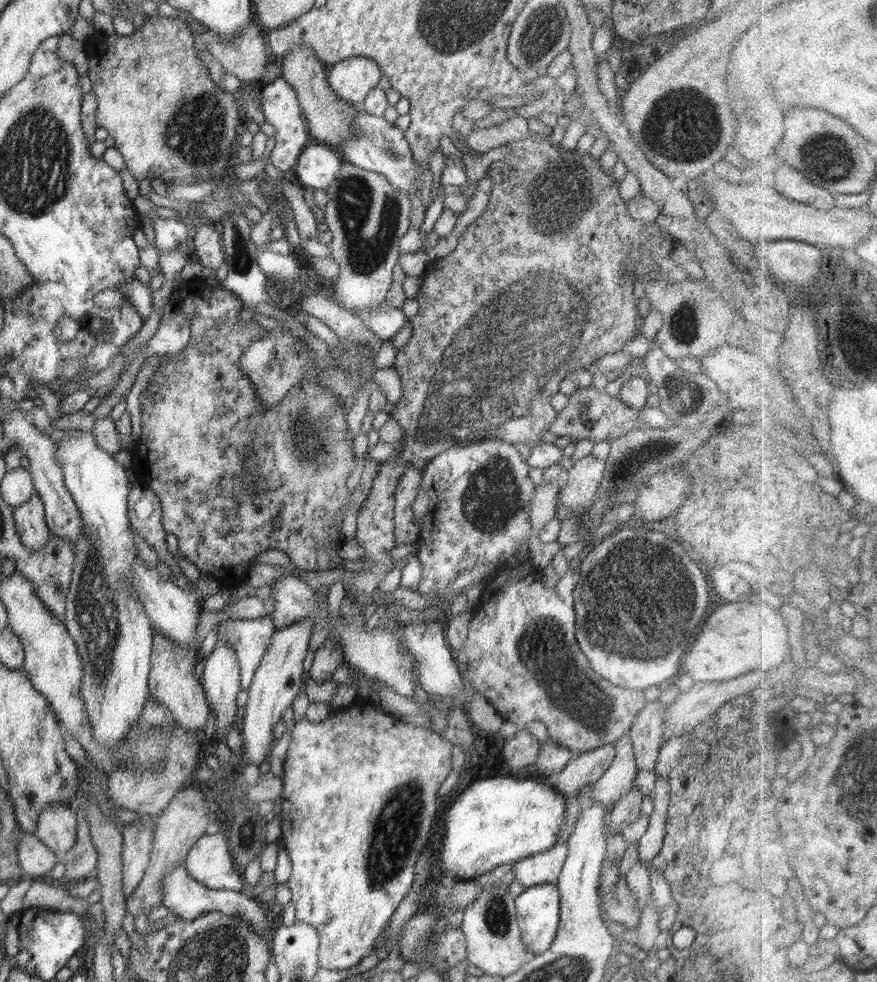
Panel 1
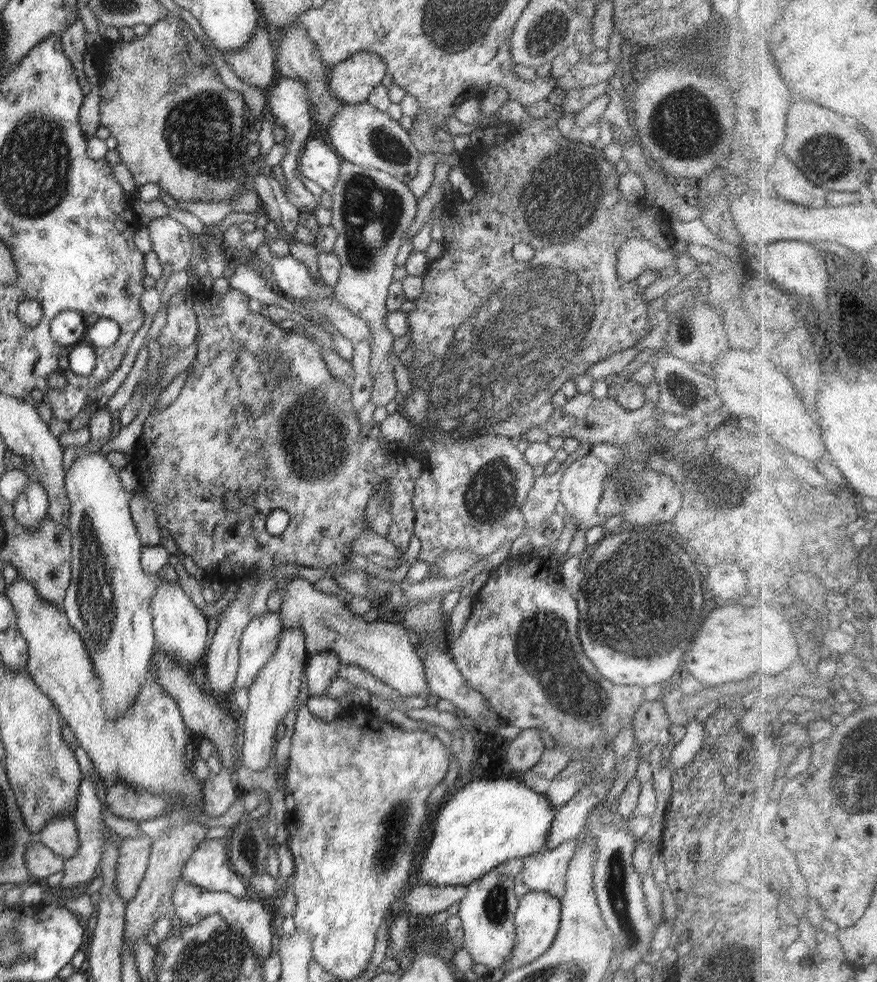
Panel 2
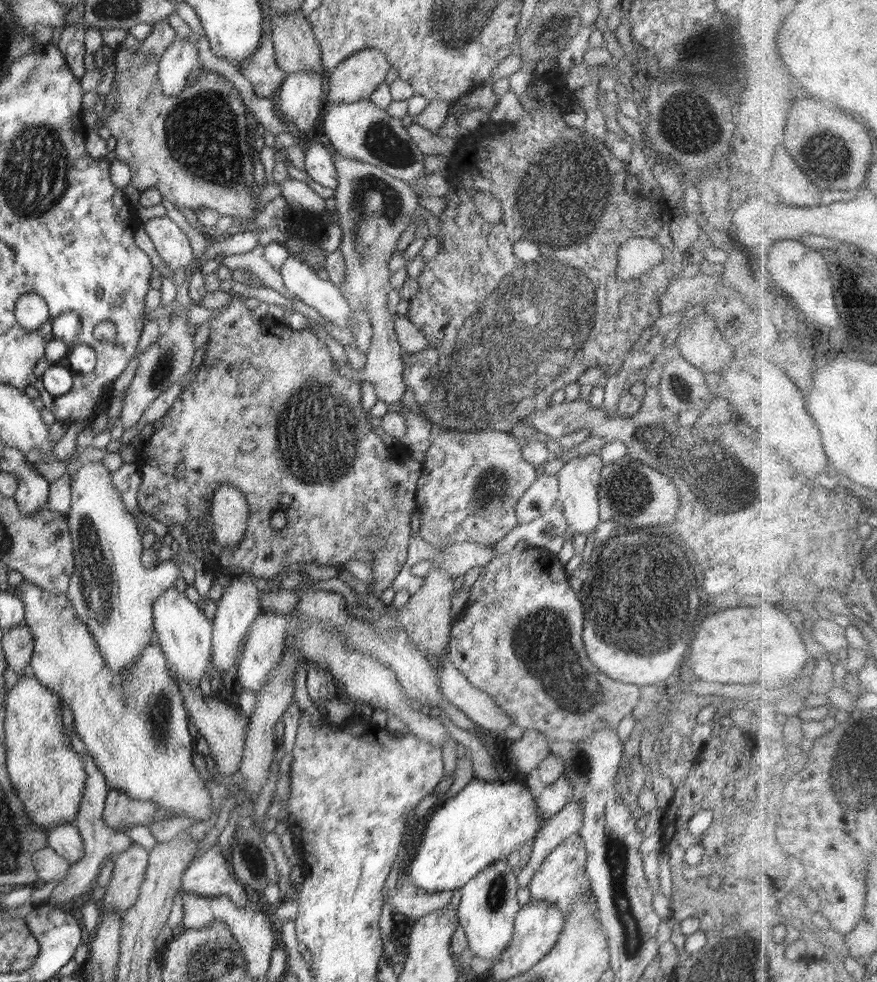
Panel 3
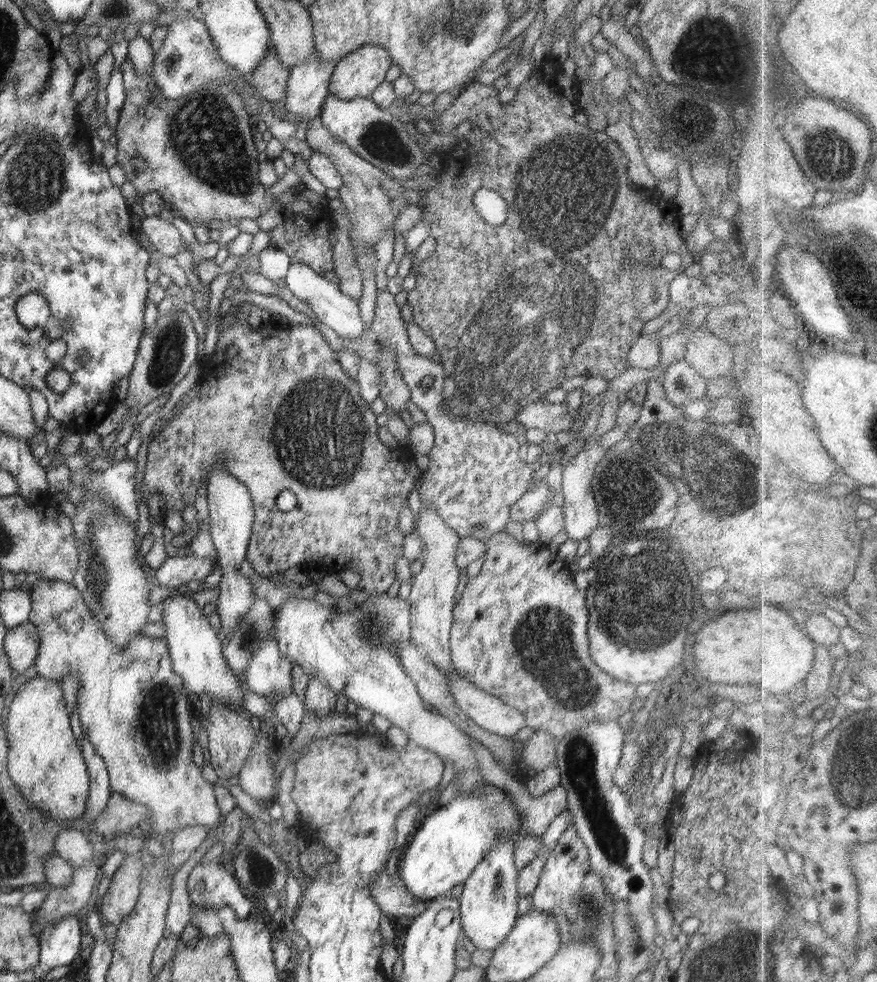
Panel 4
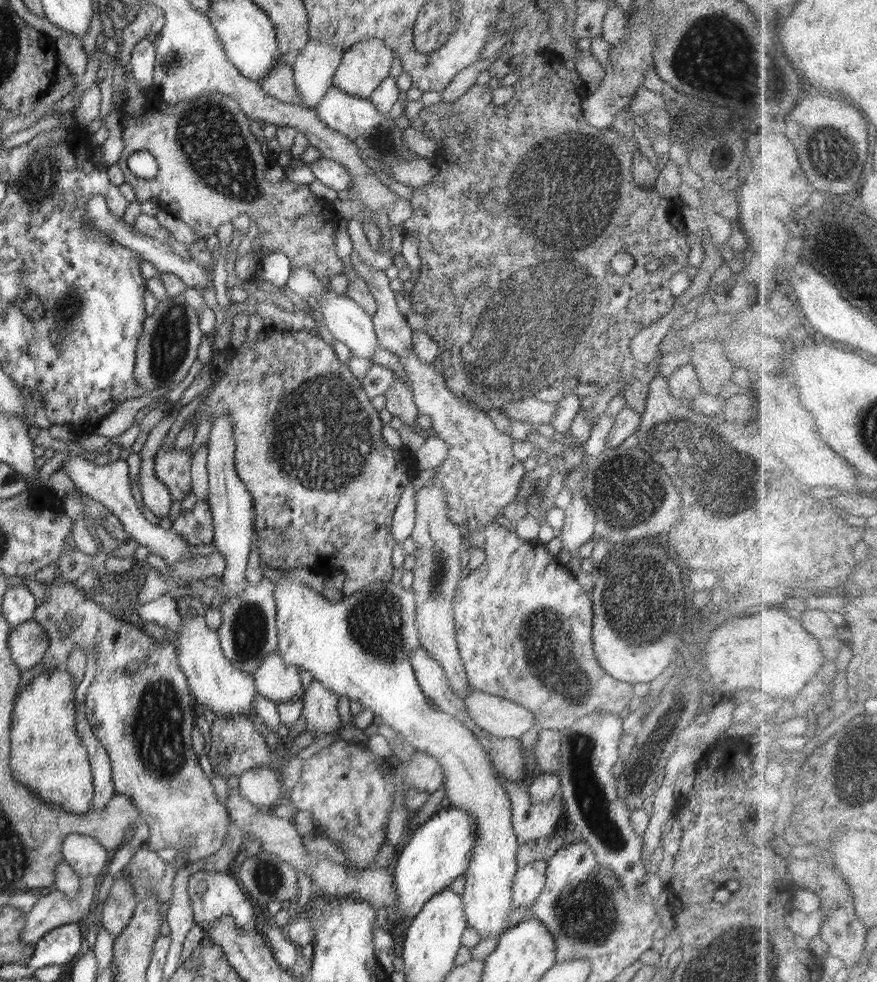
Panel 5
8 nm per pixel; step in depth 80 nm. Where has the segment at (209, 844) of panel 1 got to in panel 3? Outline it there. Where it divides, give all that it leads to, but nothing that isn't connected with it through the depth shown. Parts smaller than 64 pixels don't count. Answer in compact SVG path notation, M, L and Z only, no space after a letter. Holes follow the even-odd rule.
M217 846L204 850L204 854L192 860L181 876L181 888L200 896L226 895L239 907L245 907L251 903L246 897L244 885L228 868L226 853Z

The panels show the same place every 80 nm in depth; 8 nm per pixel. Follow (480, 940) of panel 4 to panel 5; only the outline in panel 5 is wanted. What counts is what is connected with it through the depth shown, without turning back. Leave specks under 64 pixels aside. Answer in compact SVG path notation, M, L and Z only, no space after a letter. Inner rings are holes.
M276 568L282 570L282 576L278 582L274 584L274 598L277 604L277 613L275 618L275 627L277 630L277 652L281 654L283 661L287 665L292 665L300 669L308 670L312 673L314 679L321 682L328 690L331 690L334 694L340 696L347 696L351 702L357 700L362 704L363 708L370 708L375 716L380 716L385 724L391 726L394 731L403 734L404 738L410 743L414 749L425 752L430 756L433 756L441 765L444 770L444 778L446 778L446 797L450 802L450 807L458 808L458 810L466 810L466 814L470 814L470 818L474 820L474 830L476 835L474 838L474 849L470 853L470 867L465 873L465 886L464 893L462 894L462 902L464 905L464 919L466 919L467 927L472 927L480 935L482 939L488 939L488 937L494 937L494 935L502 935L508 927L508 917L513 912L513 898L512 898L512 885L514 884L514 874L519 869L517 864L517 852L518 842L517 837L512 824L512 804L510 799L506 795L506 789L498 779L496 779L496 769L493 763L489 759L489 754L485 751L483 744L476 738L476 735L466 728L460 721L456 720L453 716L443 713L439 709L434 708L429 703L426 695L422 692L420 685L418 684L417 677L414 674L413 666L410 662L410 653L421 646L419 641L419 626L416 622L416 597L414 595L414 589L404 590L401 583L393 584L392 580L388 583L384 581L374 581L372 585L356 591L354 594L346 594L344 600L340 602L332 603L326 600L322 595L317 594L312 588L308 588L303 583L297 582L295 578L291 578L288 575L293 568Z

